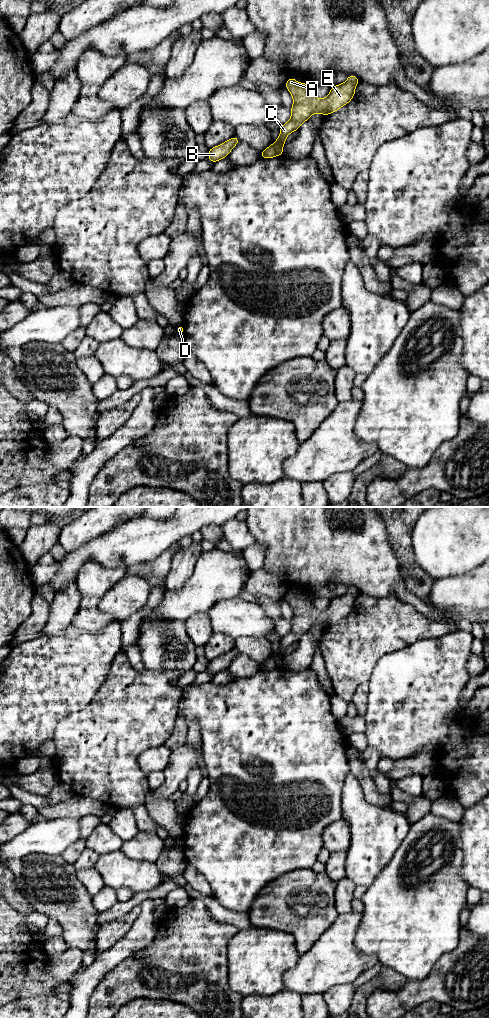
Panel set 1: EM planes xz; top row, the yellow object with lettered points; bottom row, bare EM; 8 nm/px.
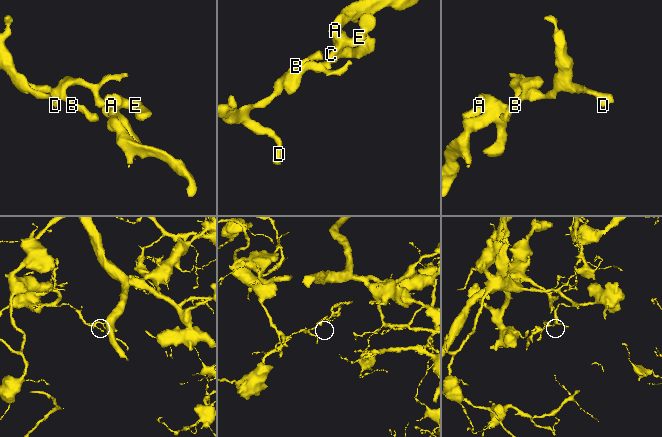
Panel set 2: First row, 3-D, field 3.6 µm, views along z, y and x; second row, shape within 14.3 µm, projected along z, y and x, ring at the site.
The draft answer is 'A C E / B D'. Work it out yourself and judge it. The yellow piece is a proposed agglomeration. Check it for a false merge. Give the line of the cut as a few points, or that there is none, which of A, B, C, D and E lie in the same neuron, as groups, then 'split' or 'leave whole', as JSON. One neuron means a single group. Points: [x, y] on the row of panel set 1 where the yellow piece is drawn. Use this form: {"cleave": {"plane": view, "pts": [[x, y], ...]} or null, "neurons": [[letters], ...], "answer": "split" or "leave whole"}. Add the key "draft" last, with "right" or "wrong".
{"cleave": {"plane": "xz", "pts": [[274, 141], [282, 145]]}, "neurons": [["A", "C", "E"], ["B", "D"]], "answer": "split", "draft": "right"}

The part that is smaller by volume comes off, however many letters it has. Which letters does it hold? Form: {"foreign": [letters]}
{"foreign": ["A", "C", "E"]}

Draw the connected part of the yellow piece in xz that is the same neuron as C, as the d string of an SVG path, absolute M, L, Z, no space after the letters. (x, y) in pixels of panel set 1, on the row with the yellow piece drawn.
M348 75L348 79L344 83L331 87L326 98L319 99L314 95L310 83L299 83L289 77L284 87L290 91L293 97L291 118L287 123L281 125L280 135L274 142L284 145L286 137L293 131L297 131L313 114L320 113L326 116L347 105L355 96L355 88L359 82L356 76Z

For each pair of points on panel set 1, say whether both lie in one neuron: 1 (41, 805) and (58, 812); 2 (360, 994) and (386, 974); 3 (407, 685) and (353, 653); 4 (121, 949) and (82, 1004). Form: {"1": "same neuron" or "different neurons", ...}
{"1": "same neuron", "2": "same neuron", "3": "different neurons", "4": "same neuron"}

